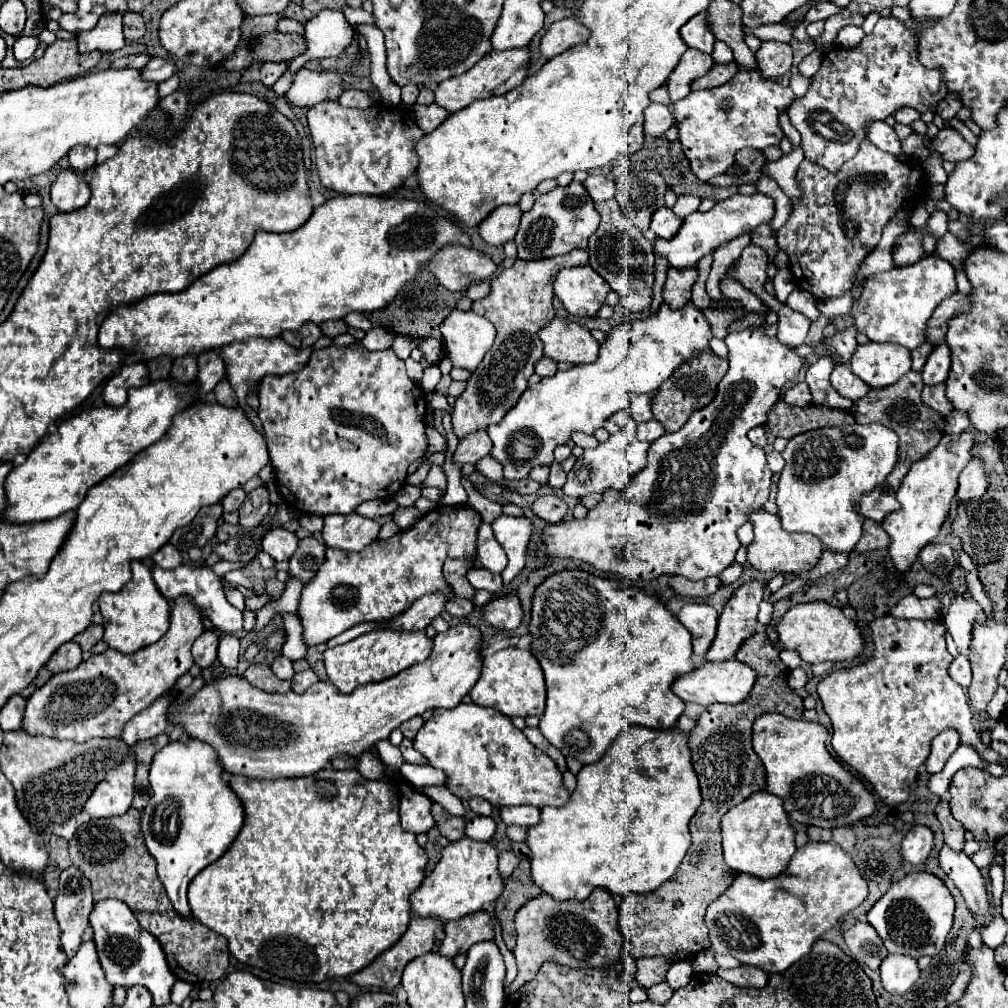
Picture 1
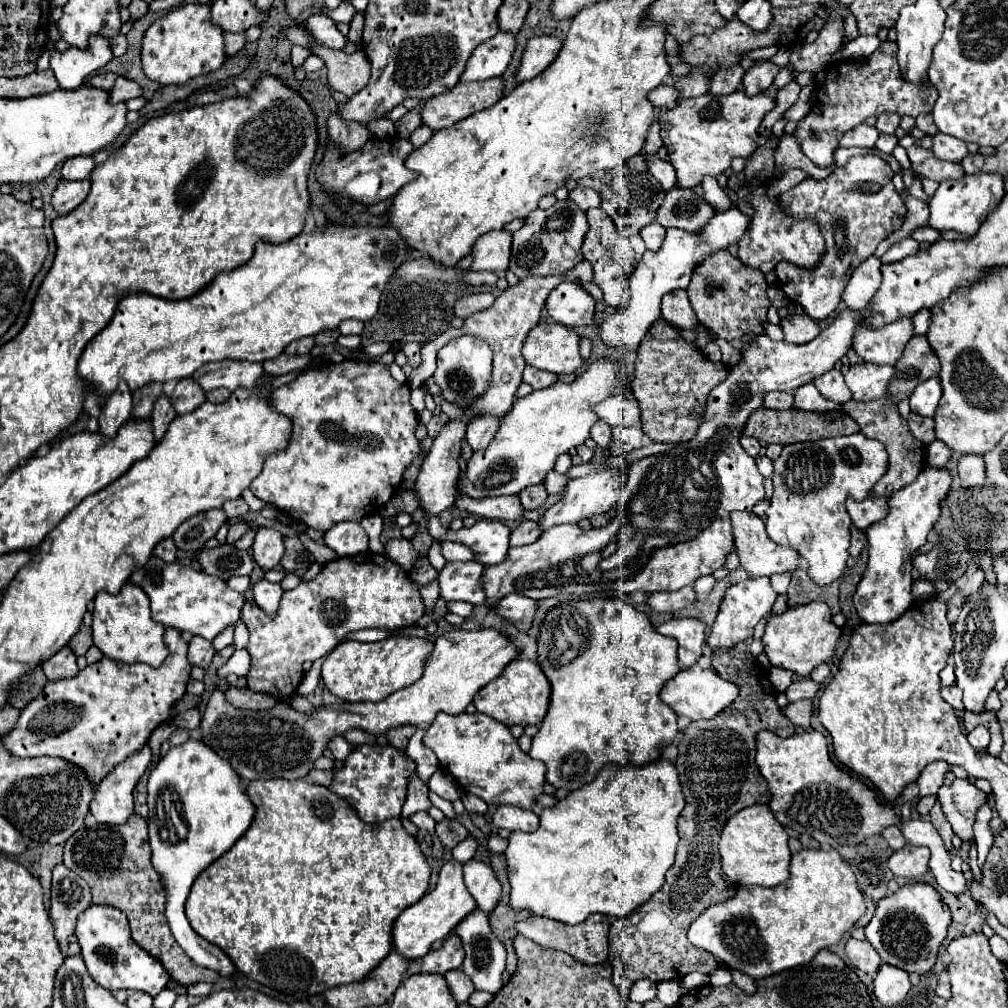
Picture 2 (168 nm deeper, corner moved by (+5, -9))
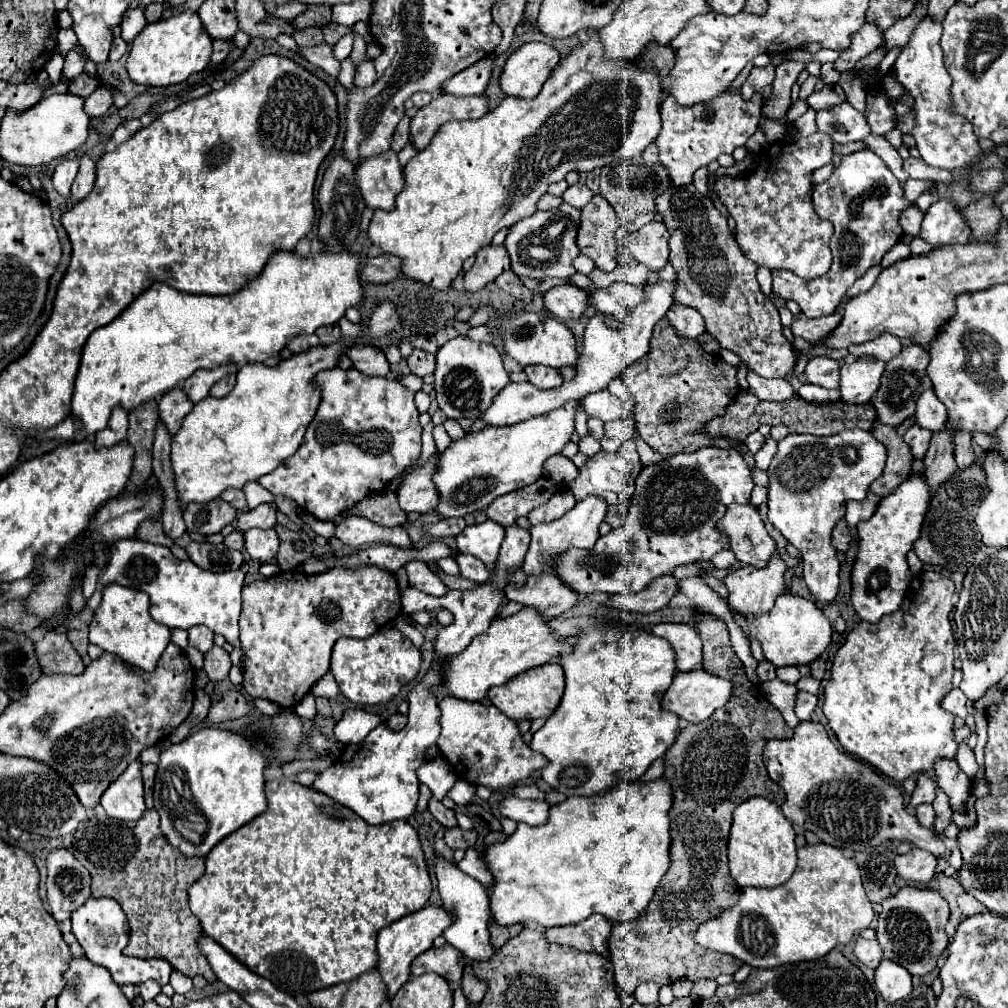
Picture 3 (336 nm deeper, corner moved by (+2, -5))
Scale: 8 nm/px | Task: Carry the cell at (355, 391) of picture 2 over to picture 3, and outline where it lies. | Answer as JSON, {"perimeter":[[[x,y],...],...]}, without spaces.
{"perimeter":[[[326,369],[316,375],[322,399],[318,411],[308,425],[302,447],[286,459],[272,473],[258,479],[258,483],[274,495],[286,495],[296,501],[304,511],[312,513],[320,521],[332,521],[344,509],[356,505],[370,493],[382,491],[398,473],[412,467],[422,451],[422,427],[418,423],[418,411],[414,405],[414,391],[408,391],[398,381],[386,377],[368,377],[356,369]]]}

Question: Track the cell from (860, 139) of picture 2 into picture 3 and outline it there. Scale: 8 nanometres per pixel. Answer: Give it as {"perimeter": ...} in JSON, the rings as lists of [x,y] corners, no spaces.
{"perimeter":[[[848,101],[840,103],[840,105],[834,105],[832,109],[822,109],[816,113],[816,125],[818,125],[818,131],[820,133],[826,133],[832,141],[836,143],[852,143],[852,141],[860,141],[864,139],[870,129],[868,129],[868,123],[864,121],[864,115],[860,111],[856,111]]]}

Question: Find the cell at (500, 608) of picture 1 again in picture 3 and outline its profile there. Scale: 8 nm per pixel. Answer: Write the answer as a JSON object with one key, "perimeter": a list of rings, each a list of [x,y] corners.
{"perimeter":[[[586,497],[584,501],[578,501],[574,505],[574,509],[570,509],[564,517],[552,521],[552,523],[540,523],[540,525],[534,525],[530,529],[530,535],[532,535],[532,543],[530,543],[530,549],[526,553],[526,559],[524,559],[524,573],[526,573],[526,585],[518,587],[518,585],[510,585],[506,589],[506,599],[508,601],[518,601],[526,607],[536,607],[546,619],[554,619],[558,615],[562,615],[564,611],[572,609],[576,605],[576,601],[580,599],[580,595],[576,591],[572,591],[560,577],[558,573],[554,571],[554,561],[556,557],[560,557],[564,551],[572,549],[572,547],[578,547],[578,549],[592,549],[596,539],[600,537],[598,535],[598,527],[600,523],[604,521],[604,515],[606,515],[606,503],[600,499],[600,497]]]}

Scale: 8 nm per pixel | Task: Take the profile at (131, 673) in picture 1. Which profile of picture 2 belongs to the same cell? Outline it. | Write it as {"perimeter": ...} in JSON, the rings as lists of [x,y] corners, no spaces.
{"perimeter":[[[171,627],[165,629],[165,645],[169,649],[169,655],[165,657],[161,667],[155,669],[147,663],[125,665],[103,657],[101,661],[87,665],[83,671],[79,671],[77,677],[49,681],[43,687],[41,695],[23,709],[15,729],[7,737],[3,737],[5,749],[17,757],[51,755],[67,759],[73,765],[83,767],[91,777],[95,777],[93,783],[99,783],[107,773],[113,771],[117,763],[121,763],[147,743],[153,729],[169,719],[171,705],[185,695],[191,671],[191,663],[187,661],[187,643],[183,641],[181,633],[177,633],[177,629]]]}

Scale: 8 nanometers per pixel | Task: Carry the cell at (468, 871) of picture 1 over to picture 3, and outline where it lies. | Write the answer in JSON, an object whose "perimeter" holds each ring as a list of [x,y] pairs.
{"perimeter":[[[424,907],[416,913],[410,913],[406,917],[402,917],[400,921],[384,927],[378,931],[378,973],[388,989],[388,999],[396,995],[396,991],[408,981],[410,977],[410,963],[414,961],[414,957],[418,957],[420,953],[428,951],[432,947],[432,941],[442,935],[442,931],[454,921],[454,917],[450,917],[442,907]]]}

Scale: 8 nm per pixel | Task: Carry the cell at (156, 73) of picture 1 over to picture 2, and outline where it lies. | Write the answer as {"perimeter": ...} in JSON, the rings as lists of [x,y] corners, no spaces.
{"perimeter":[[[119,77],[115,87],[109,91],[109,101],[111,103],[119,103],[119,101],[127,101],[127,99],[141,97],[141,95],[143,95],[143,87],[137,81]]]}

